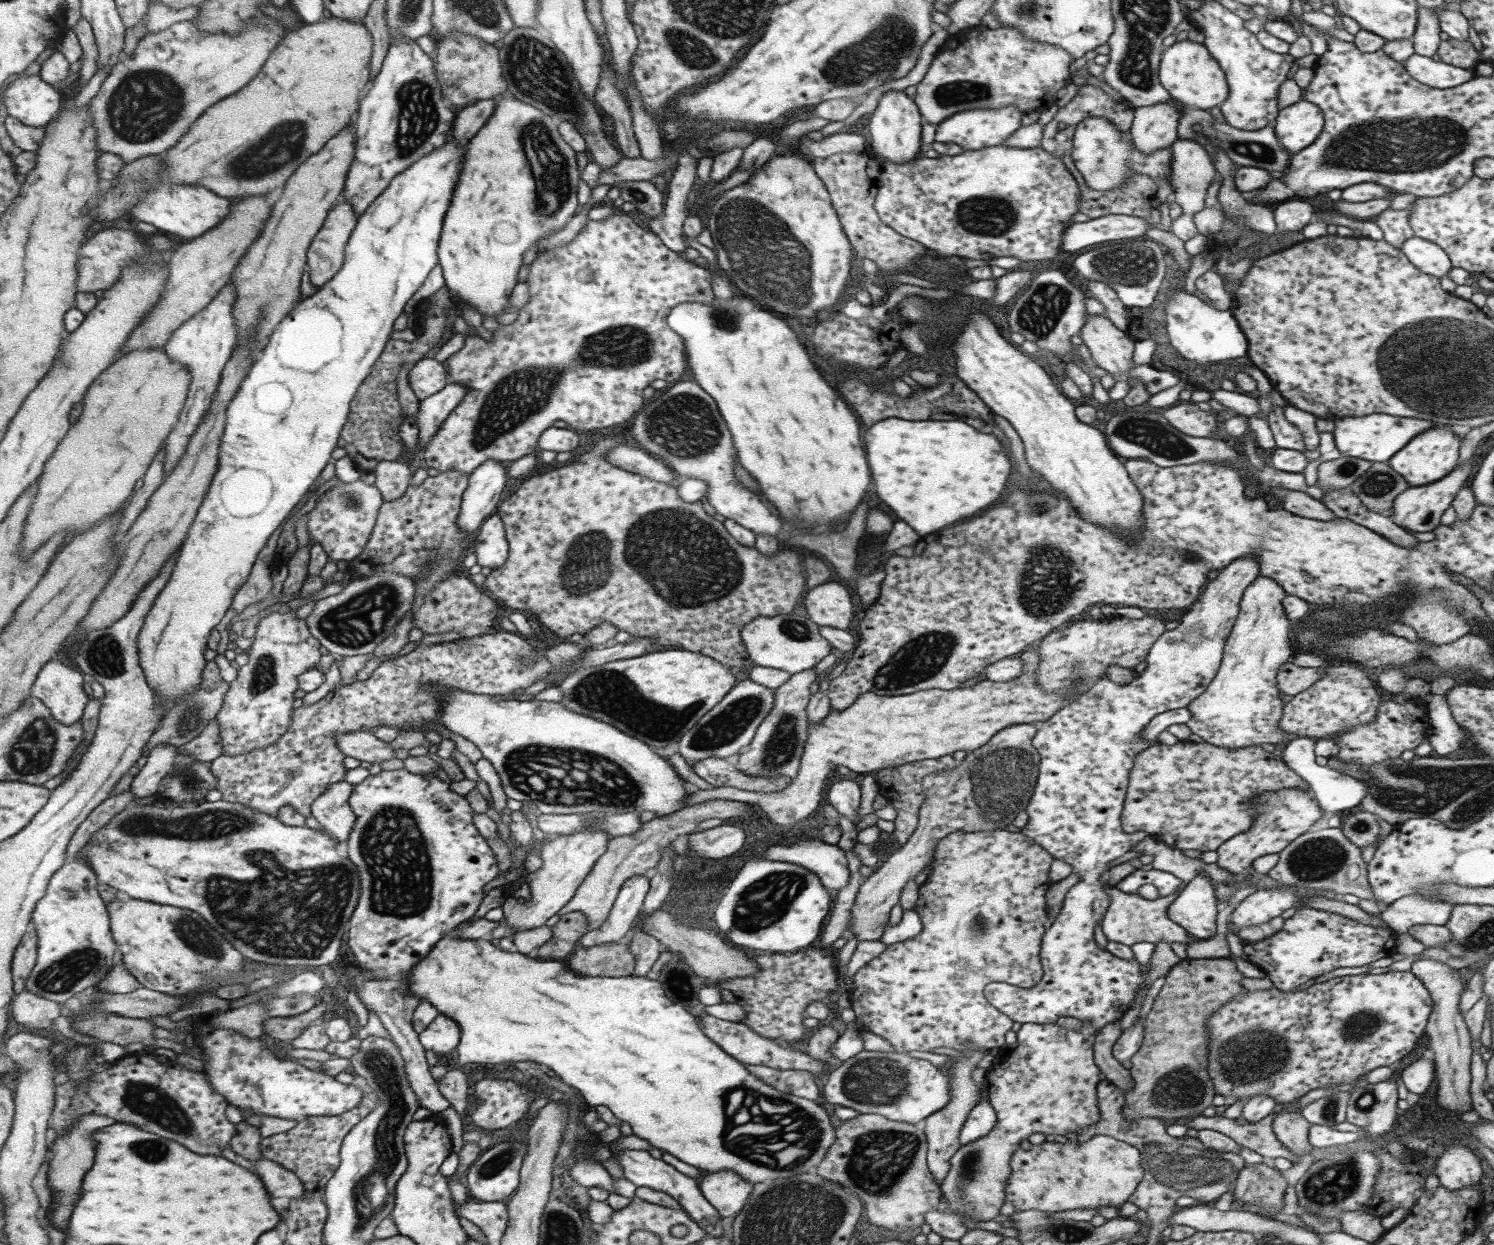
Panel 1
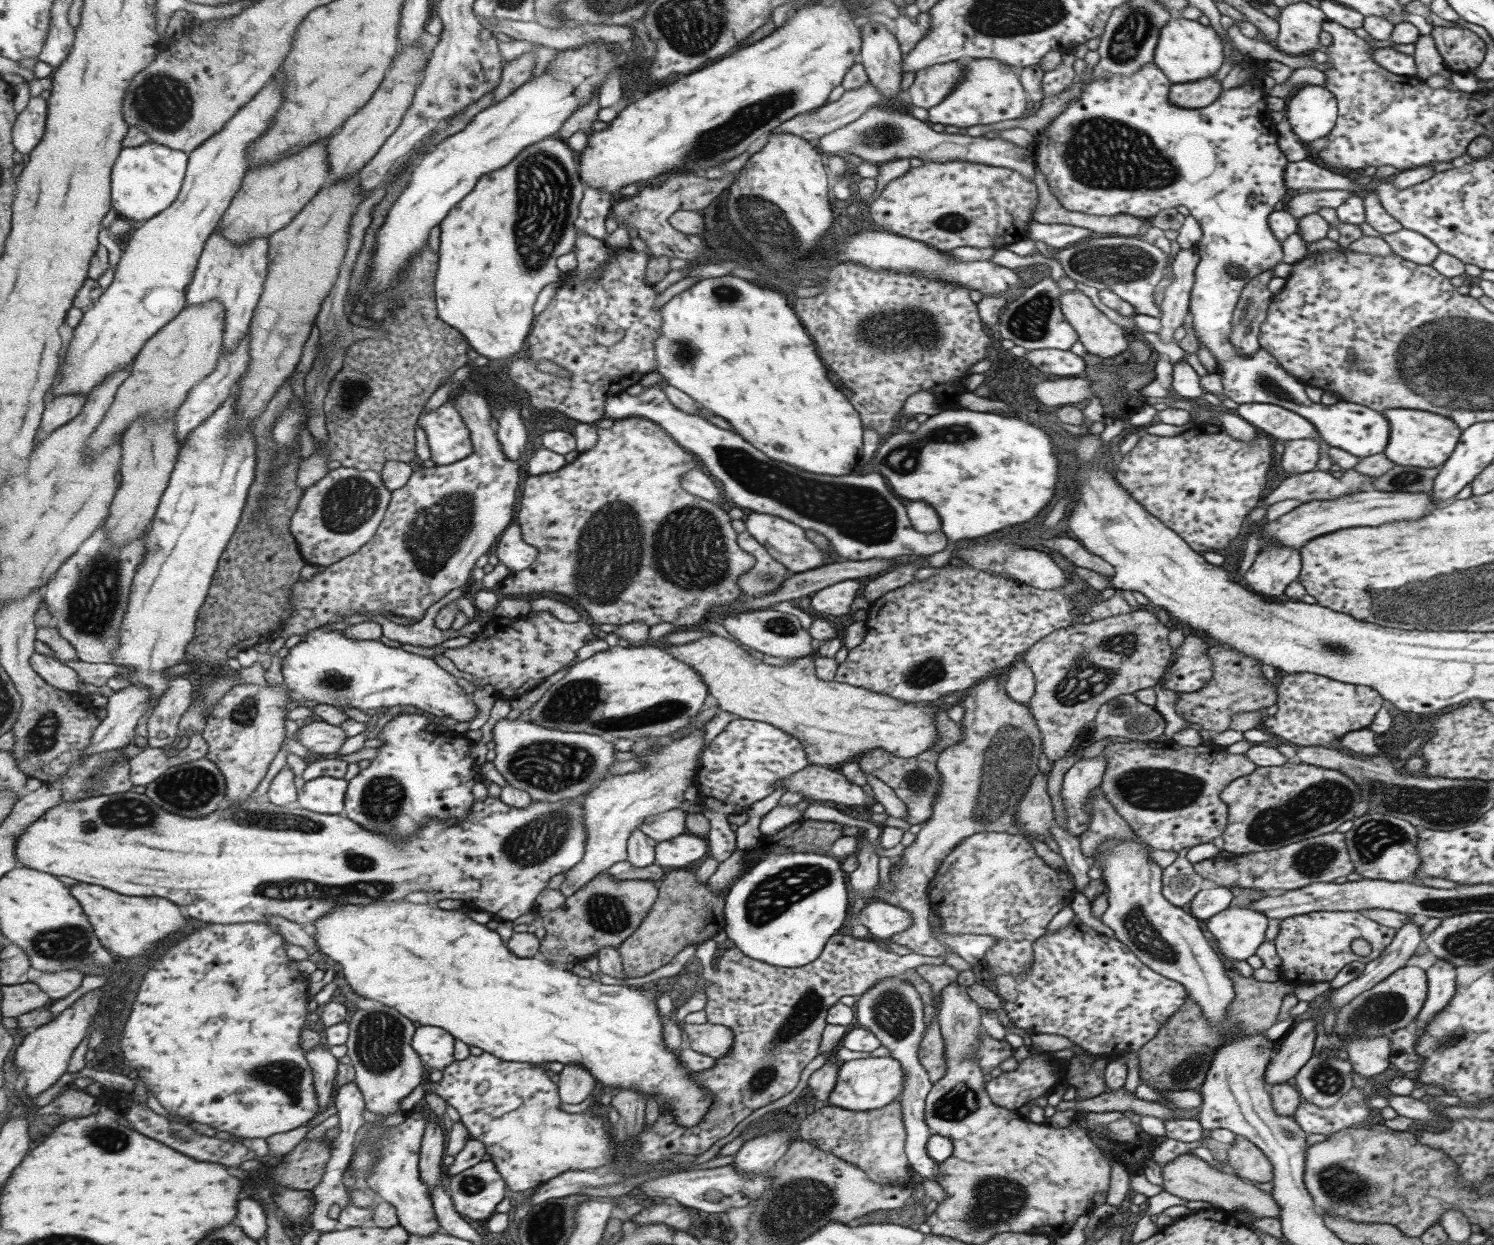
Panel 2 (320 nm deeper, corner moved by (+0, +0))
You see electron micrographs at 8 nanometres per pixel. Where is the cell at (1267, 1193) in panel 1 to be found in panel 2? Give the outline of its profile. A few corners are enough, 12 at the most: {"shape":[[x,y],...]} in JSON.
{"shape":[[1235,1135],[1226,1170],[1243,1181],[1269,1182],[1272,1166],[1247,1139]]}

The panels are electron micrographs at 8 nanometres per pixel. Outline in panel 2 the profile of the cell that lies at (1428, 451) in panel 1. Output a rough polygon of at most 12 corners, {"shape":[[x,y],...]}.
{"shape":[[1393,408],[1383,454],[1394,465],[1439,467],[1459,441],[1447,417]]}

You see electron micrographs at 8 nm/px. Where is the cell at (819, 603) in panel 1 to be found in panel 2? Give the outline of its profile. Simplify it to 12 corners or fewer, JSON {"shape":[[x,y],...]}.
{"shape":[[855,579],[811,595],[810,608],[823,616],[849,613],[859,592]]}

